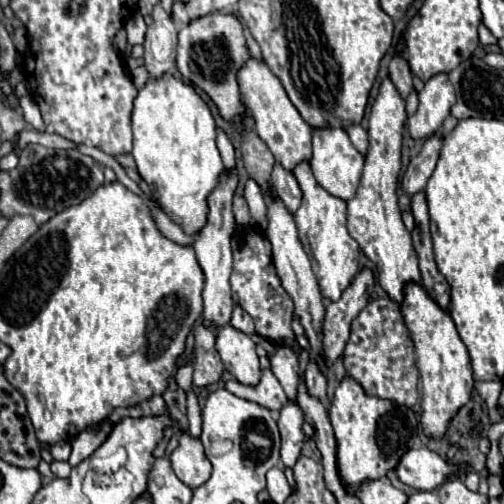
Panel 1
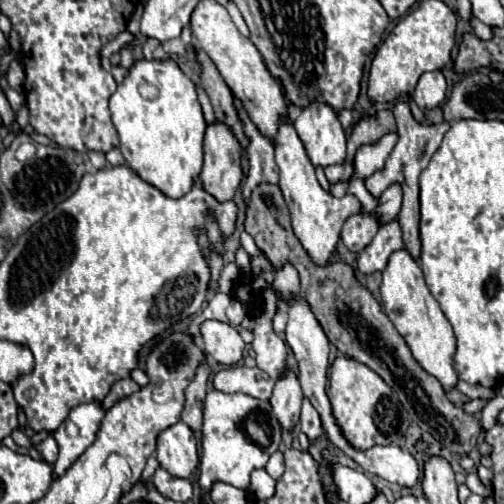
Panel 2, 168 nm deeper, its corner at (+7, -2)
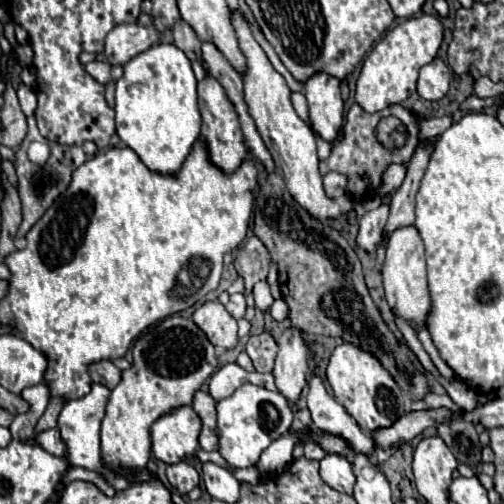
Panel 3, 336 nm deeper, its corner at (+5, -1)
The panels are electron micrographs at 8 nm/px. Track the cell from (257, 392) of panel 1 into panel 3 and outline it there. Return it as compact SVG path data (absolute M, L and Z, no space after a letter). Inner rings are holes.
M226 363L222 369L218 369L210 379L210 395L218 401L228 395L232 395L240 385L252 383L264 389L274 391L274 377L272 373L258 373L258 371L246 371L238 363Z

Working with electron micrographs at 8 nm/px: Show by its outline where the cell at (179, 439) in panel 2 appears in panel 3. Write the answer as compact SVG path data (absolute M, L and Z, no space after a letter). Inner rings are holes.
M192 407L174 409L170 415L158 419L152 433L152 455L166 465L174 465L190 459L198 449L200 419Z

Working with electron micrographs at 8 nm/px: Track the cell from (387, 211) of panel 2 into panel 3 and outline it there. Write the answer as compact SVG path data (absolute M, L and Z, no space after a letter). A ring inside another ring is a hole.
M382 203L378 209L374 211L368 211L360 221L360 231L358 231L358 245L368 251L368 253L374 253L376 251L376 245L380 243L382 239L382 229L386 225L386 219L388 219L388 213L390 213L390 207L388 203Z

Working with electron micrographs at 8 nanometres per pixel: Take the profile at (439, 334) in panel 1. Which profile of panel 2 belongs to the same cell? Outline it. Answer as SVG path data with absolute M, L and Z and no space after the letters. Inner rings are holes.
M406 248L392 252L392 256L388 258L388 264L382 272L380 294L382 294L382 306L384 306L386 316L392 320L394 328L402 334L402 338L410 346L416 362L426 372L436 376L440 384L444 386L444 390L454 388L458 382L458 374L454 370L456 338L454 338L452 326L448 324L446 316L436 304L436 298L430 294L422 276L420 262L412 258Z

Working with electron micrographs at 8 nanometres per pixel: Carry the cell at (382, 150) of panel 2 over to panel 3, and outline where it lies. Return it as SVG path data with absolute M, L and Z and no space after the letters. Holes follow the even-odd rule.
M328 173L324 177L324 189L328 197L340 197L346 193L346 185L348 185L348 177L342 173Z

